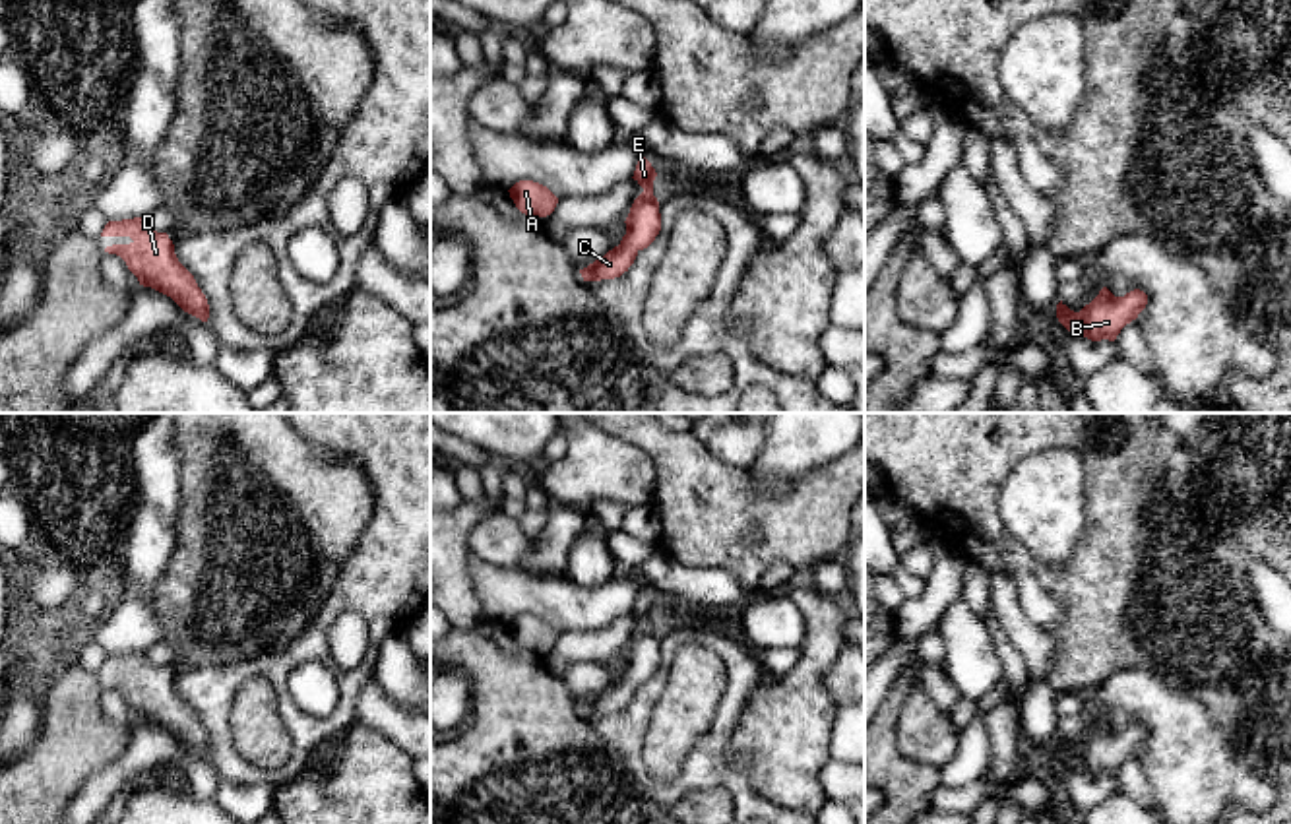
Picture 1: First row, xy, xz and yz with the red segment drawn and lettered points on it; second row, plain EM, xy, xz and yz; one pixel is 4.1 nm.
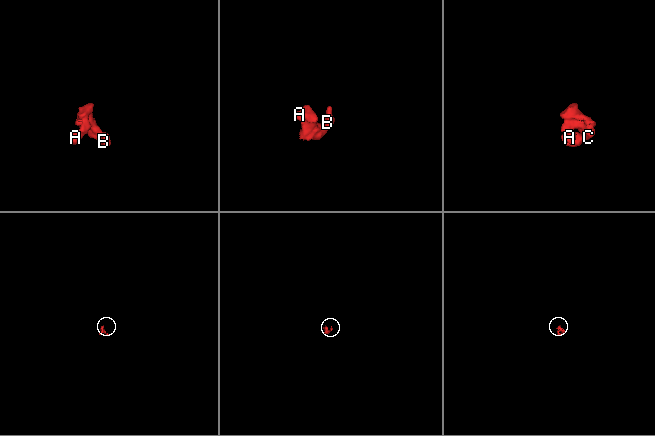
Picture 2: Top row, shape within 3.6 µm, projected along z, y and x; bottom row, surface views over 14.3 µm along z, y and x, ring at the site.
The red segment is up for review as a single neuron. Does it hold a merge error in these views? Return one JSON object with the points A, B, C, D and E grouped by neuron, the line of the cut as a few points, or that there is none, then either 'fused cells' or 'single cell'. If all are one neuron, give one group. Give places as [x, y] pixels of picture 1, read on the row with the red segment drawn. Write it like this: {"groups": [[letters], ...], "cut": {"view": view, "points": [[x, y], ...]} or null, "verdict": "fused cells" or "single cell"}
{"groups": [["A", "B", "C", "D", "E"]], "cut": null, "verdict": "single cell"}

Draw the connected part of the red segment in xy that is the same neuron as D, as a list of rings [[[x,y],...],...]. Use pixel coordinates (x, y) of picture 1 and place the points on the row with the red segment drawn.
[[[143,217],[109,221],[101,237],[130,237],[105,252],[120,256],[140,285],[171,297],[184,312],[207,322],[209,304],[194,275],[178,262],[167,233],[157,233]]]

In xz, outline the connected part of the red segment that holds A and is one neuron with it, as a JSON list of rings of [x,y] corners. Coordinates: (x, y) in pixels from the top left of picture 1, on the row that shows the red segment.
[[[520,180],[510,190],[516,207],[533,217],[547,217],[554,211],[558,198],[543,184]]]

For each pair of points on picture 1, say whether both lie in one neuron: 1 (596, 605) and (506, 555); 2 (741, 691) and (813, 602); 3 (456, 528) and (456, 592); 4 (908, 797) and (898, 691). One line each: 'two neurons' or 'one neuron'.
1: two neurons
2: two neurons
3: one neuron
4: one neuron

